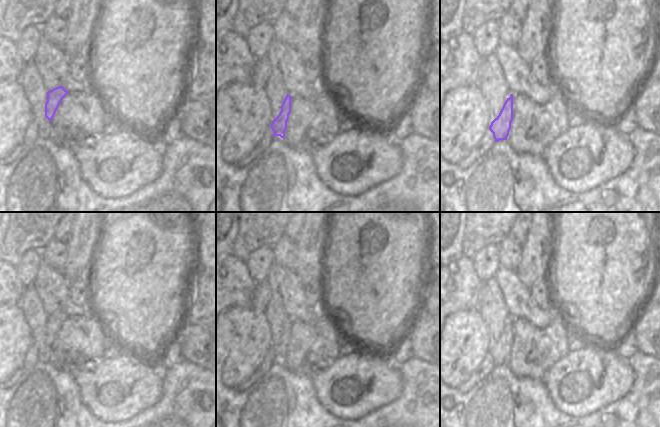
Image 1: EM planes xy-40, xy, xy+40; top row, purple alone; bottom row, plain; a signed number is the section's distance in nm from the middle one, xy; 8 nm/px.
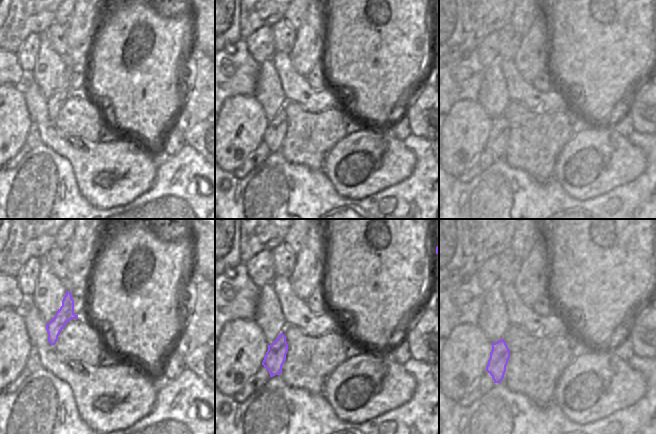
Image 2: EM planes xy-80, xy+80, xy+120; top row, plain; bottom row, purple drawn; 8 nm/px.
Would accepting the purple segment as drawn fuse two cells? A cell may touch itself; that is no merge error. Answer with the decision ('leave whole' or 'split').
leave whole

